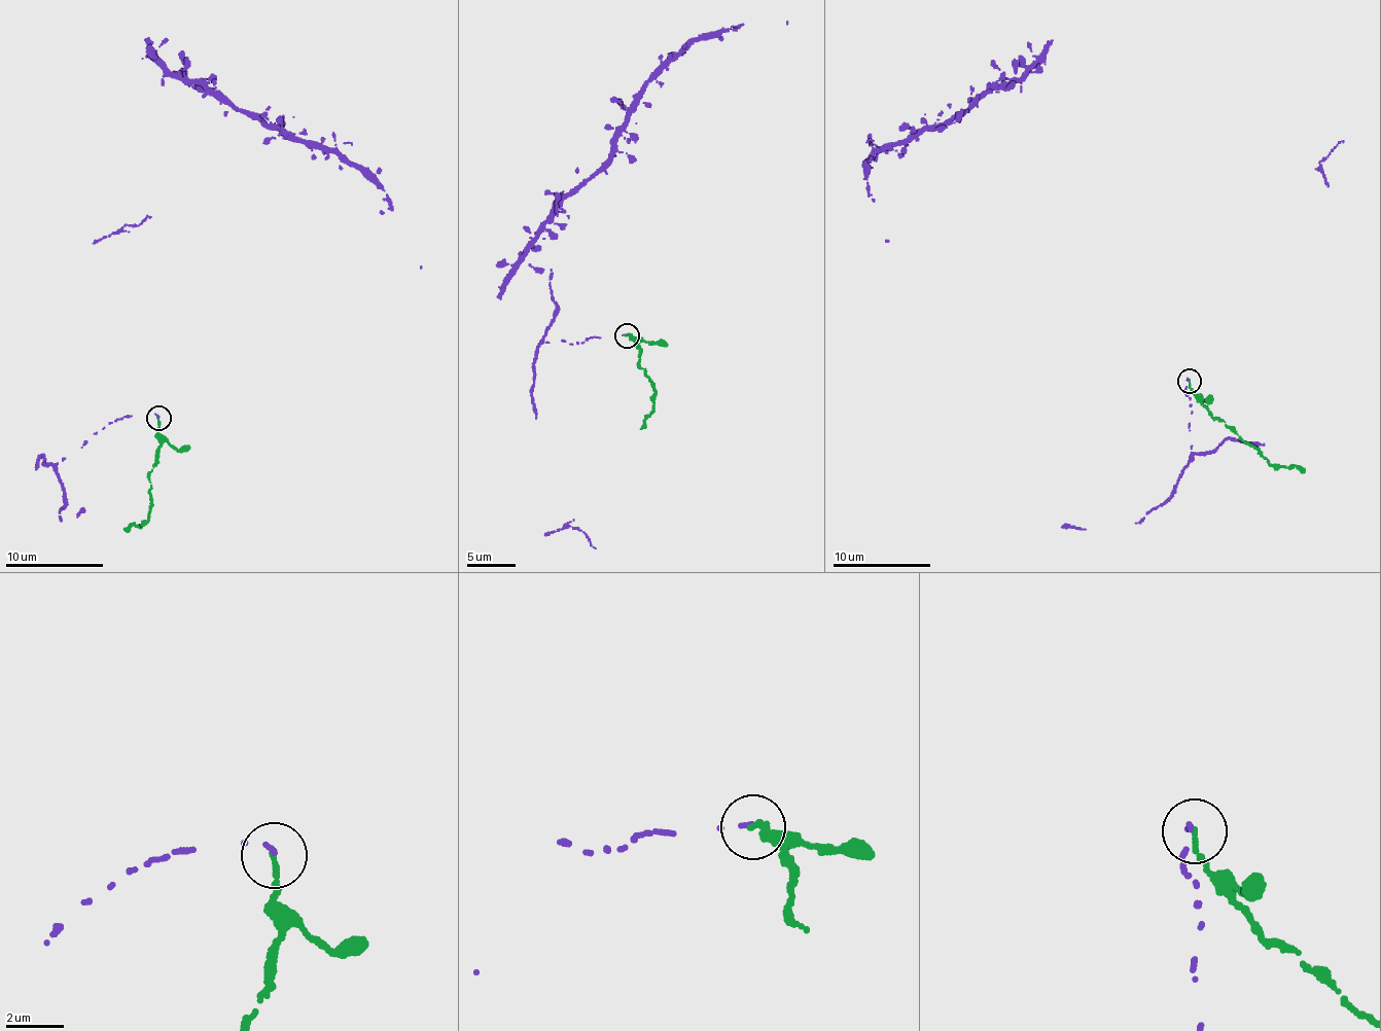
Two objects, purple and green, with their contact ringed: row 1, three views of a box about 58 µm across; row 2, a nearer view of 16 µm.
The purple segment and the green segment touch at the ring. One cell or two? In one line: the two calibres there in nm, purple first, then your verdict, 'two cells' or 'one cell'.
130 nm thick on the purple side, 200 nm on the other; two cells

